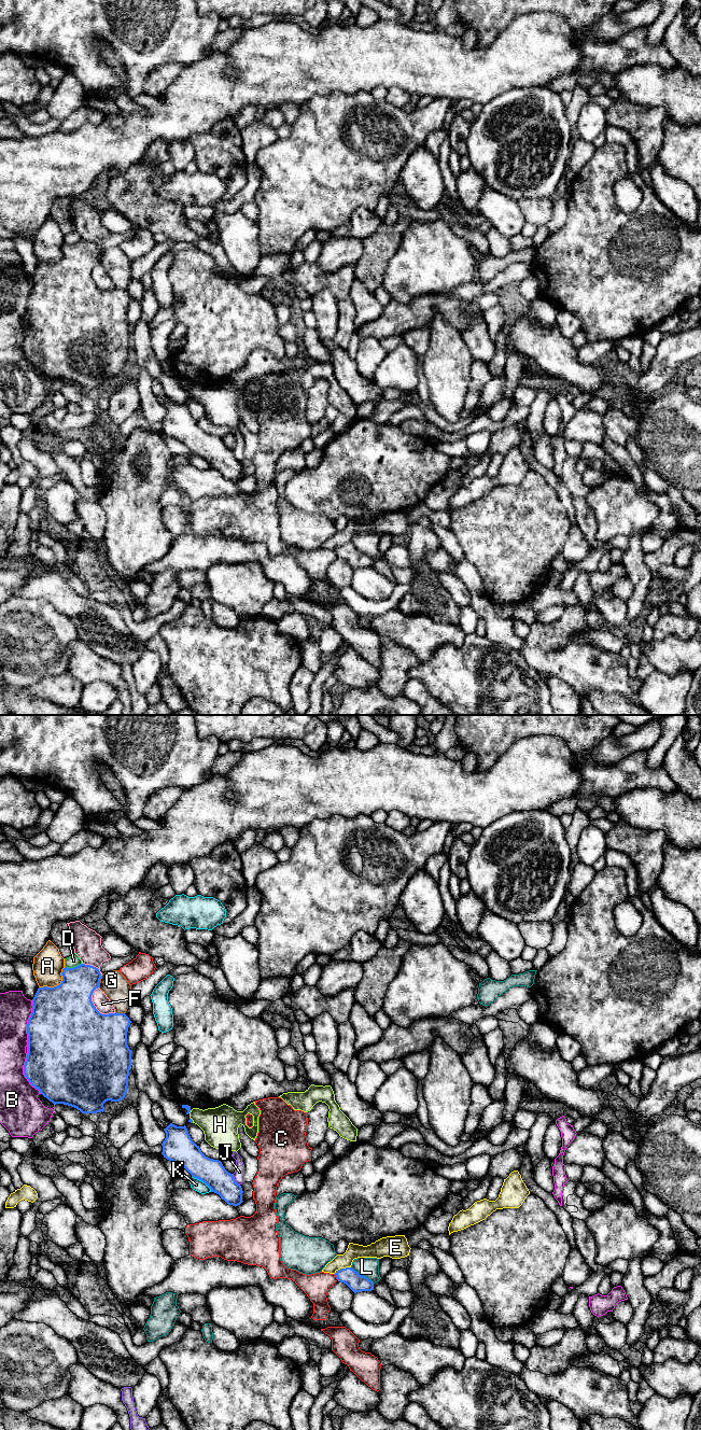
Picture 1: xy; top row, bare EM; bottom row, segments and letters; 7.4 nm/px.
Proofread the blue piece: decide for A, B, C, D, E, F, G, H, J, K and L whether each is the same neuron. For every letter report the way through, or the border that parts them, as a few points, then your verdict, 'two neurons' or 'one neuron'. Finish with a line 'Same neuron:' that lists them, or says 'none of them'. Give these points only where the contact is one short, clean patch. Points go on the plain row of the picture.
A: two neurons
B: two neurons
C: two neurons
D: two neurons
E: along xy (350, 543), (338, 545), (334, 549) | two neurons
F: two neurons
G: two neurons
H: along xy (190, 393), (193, 398) | two neurons
J: two neurons
K: two neurons
L: two neurons
Same neuron: none of them

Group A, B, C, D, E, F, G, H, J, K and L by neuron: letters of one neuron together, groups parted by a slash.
A / B / C / D / E / F / G / H / J / K / L

